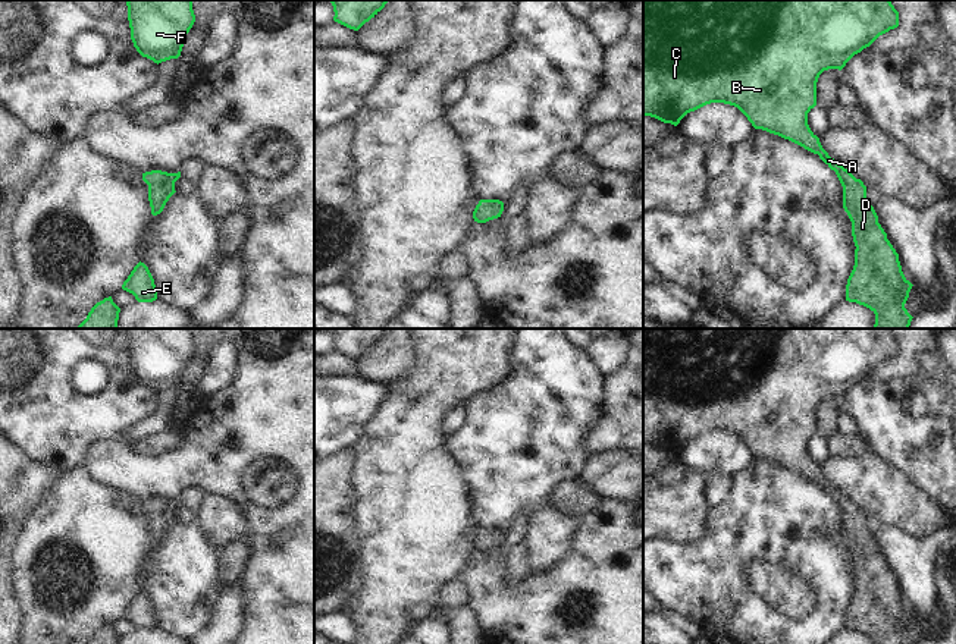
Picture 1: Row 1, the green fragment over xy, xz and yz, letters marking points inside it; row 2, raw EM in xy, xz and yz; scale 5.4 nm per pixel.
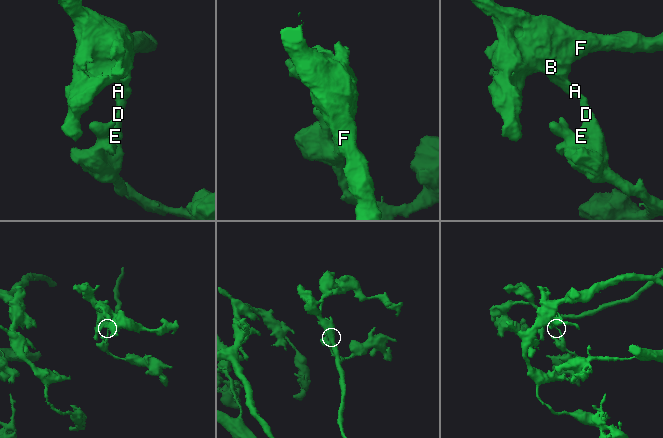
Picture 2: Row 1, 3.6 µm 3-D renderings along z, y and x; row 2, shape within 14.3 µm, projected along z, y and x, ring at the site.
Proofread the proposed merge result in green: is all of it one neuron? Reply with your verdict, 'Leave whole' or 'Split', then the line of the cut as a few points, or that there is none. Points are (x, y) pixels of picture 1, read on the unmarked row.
Leave whole. No split

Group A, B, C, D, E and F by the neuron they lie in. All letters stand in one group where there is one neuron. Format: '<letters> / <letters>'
A B C D E F

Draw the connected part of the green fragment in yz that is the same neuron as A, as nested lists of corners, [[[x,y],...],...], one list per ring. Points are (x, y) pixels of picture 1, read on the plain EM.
[[[643,329],[643,444],[655,446],[664,452],[677,455],[690,440],[711,431],[724,431],[737,436],[755,458],[789,468],[805,478],[818,483],[819,487],[836,500],[843,515],[843,537],[852,550],[852,565],[855,571],[855,594],[846,613],[846,629],[869,637],[875,644],[910,644],[905,637],[912,612],[905,606],[899,590],[899,582],[887,568],[887,562],[878,552],[874,535],[866,530],[866,515],[847,497],[839,493],[822,477],[819,466],[808,453],[808,442],[816,434],[816,411],[819,403],[828,398],[841,399],[846,392],[863,377],[869,376],[880,364],[899,355],[899,340],[890,329]]]

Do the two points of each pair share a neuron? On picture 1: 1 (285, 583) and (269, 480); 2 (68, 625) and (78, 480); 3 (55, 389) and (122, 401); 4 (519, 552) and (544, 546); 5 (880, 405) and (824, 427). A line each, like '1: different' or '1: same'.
1: same
2: same
3: same
4: different
5: different

